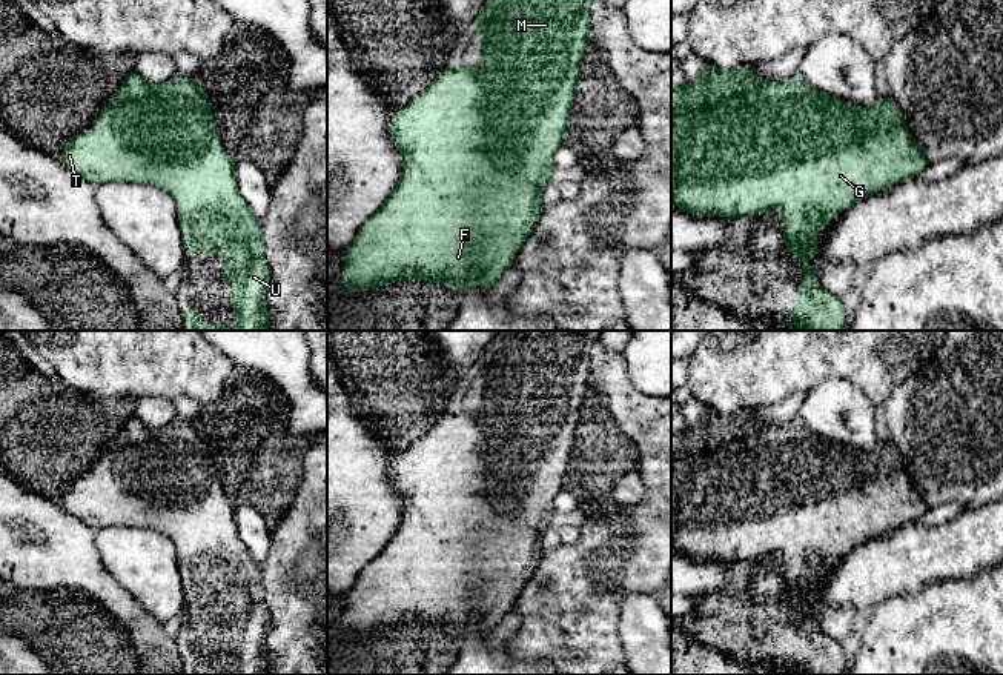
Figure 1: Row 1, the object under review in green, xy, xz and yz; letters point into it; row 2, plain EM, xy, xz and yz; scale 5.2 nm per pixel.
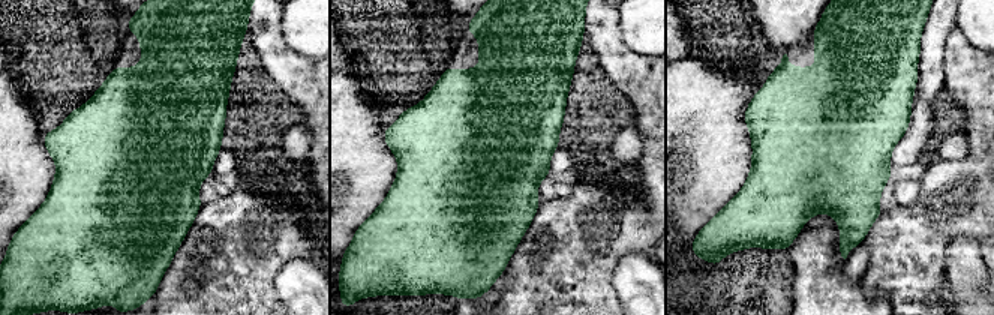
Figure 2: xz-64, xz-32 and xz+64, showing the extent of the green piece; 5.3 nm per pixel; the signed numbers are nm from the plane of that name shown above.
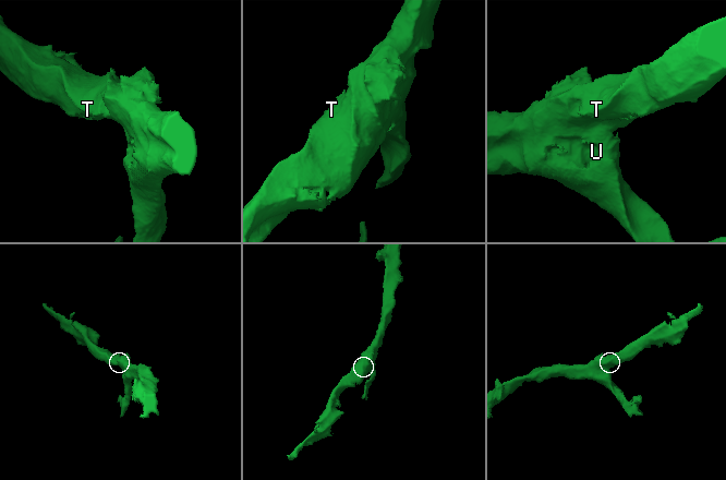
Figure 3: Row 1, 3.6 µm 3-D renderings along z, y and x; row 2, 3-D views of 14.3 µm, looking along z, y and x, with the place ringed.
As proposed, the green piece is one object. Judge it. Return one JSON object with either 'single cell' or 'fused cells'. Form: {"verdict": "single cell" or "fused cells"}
{"verdict": "single cell"}

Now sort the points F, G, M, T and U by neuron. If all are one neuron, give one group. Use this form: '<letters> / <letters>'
F G M T U

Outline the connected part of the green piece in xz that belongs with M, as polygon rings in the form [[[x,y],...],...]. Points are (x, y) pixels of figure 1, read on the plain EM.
[[[499,331],[484,347],[470,369],[470,372],[479,378],[479,401],[484,404],[484,411],[467,412],[447,406],[429,431],[413,443],[410,449],[398,454],[393,460],[389,478],[402,500],[402,518],[384,549],[359,572],[350,590],[344,595],[341,627],[346,633],[353,638],[361,638],[364,633],[373,633],[376,630],[421,624],[425,627],[444,627],[461,641],[473,627],[482,633],[492,633],[502,618],[510,613],[544,555],[542,538],[554,515],[554,498],[567,487],[565,475],[570,469],[582,404],[593,381],[590,352],[601,338],[601,332],[602,331]]]

